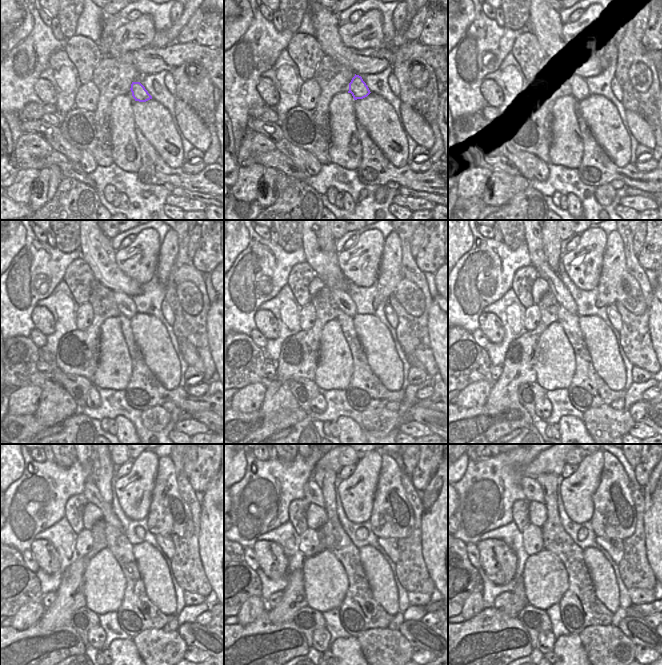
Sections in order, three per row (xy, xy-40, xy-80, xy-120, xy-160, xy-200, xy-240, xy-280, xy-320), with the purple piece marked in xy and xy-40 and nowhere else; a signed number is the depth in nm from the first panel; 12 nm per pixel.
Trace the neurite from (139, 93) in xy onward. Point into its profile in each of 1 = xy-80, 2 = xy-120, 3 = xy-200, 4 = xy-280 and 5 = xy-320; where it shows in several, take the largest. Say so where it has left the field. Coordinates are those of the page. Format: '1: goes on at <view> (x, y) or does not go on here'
1: goes on at xy-80 (579, 89)
2: goes on at xy-120 (126, 306)
3: goes on at xy-200 (561, 293)
4: goes on at xy-280 (312, 492)
5: goes on at xy-320 (531, 488)

